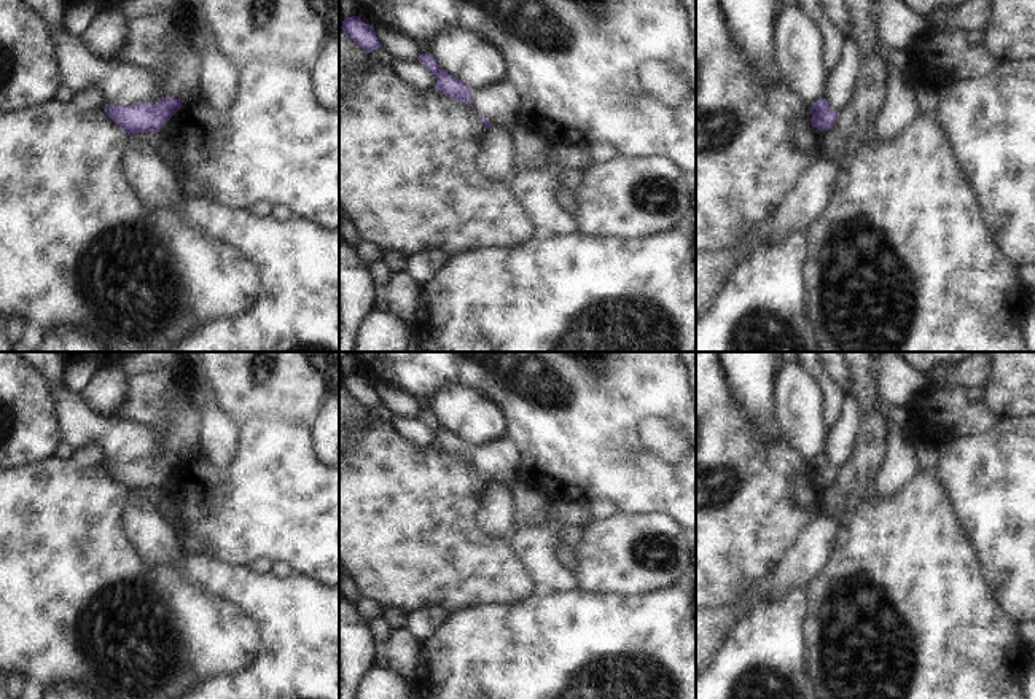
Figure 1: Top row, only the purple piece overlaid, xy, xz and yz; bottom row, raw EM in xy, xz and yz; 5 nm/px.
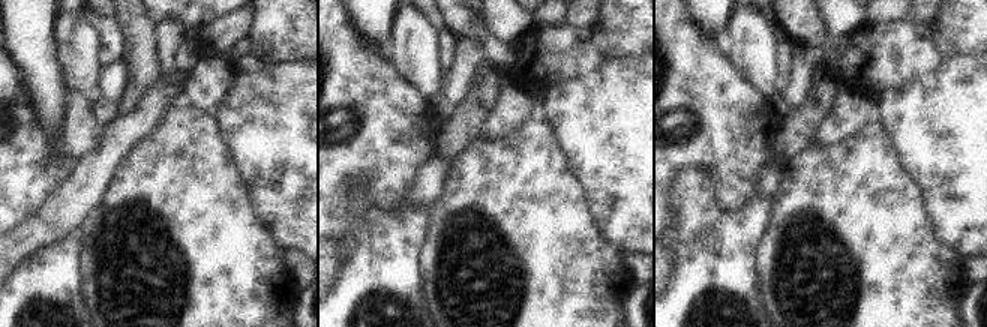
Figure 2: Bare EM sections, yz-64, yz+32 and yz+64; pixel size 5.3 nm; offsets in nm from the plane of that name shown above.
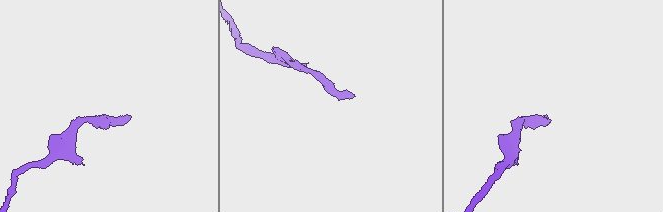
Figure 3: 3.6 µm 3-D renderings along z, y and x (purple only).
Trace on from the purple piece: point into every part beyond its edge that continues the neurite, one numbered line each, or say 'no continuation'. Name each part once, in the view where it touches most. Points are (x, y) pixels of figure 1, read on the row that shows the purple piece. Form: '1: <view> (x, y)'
no continuation

